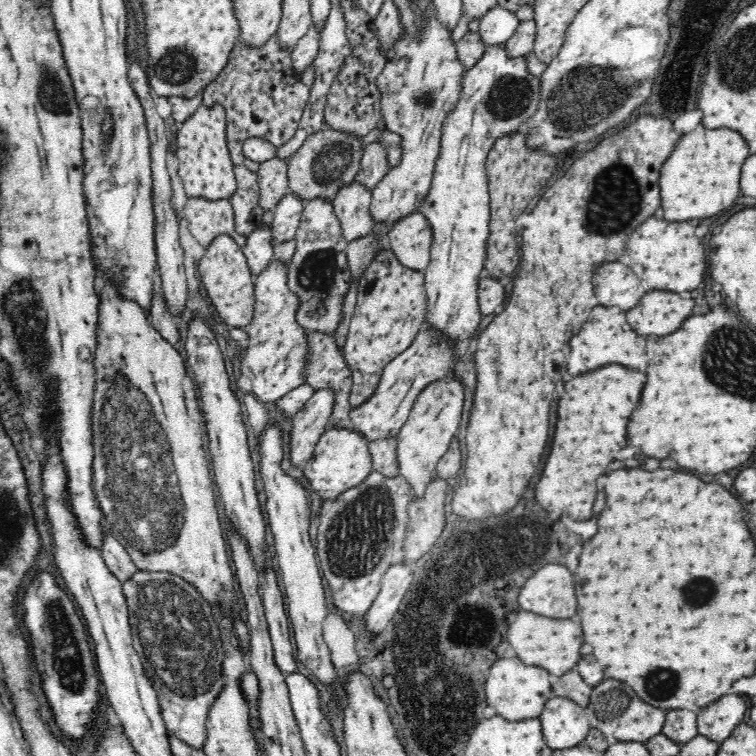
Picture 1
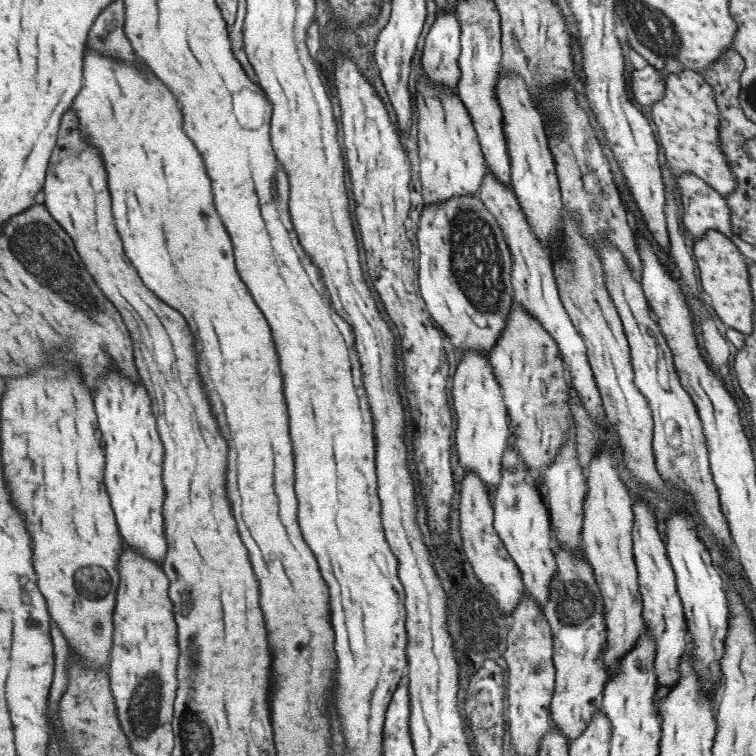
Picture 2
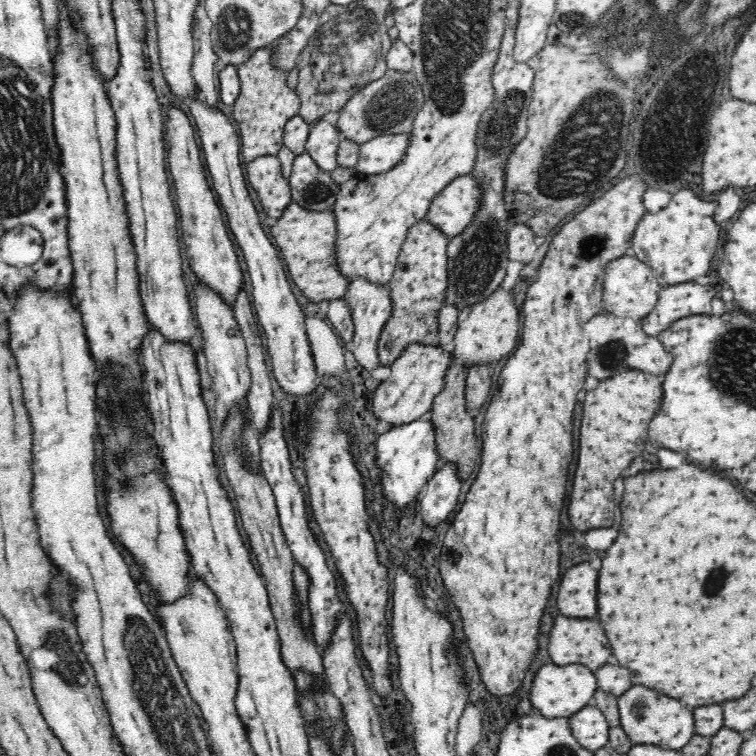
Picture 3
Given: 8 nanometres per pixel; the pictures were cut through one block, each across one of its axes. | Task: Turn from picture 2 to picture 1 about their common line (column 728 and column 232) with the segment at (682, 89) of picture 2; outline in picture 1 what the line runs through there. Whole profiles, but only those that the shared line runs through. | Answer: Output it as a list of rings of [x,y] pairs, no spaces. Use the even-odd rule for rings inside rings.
[[[216,103],[214,106],[207,107],[200,105],[194,114],[189,116],[184,123],[180,124],[176,134],[176,157],[178,157],[177,176],[184,187],[186,197],[204,198],[208,201],[228,199],[237,190],[236,179],[234,176],[233,163],[226,143],[226,119],[224,119],[224,107]]]

